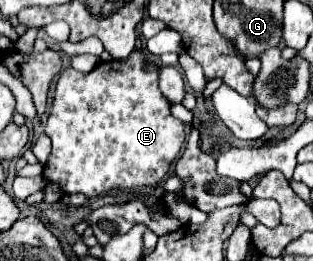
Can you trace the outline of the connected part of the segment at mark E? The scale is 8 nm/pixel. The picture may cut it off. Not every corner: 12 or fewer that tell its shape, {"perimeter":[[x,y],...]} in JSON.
{"perimeter":[[148,55],[64,69],[46,181],[164,183],[186,131]]}

